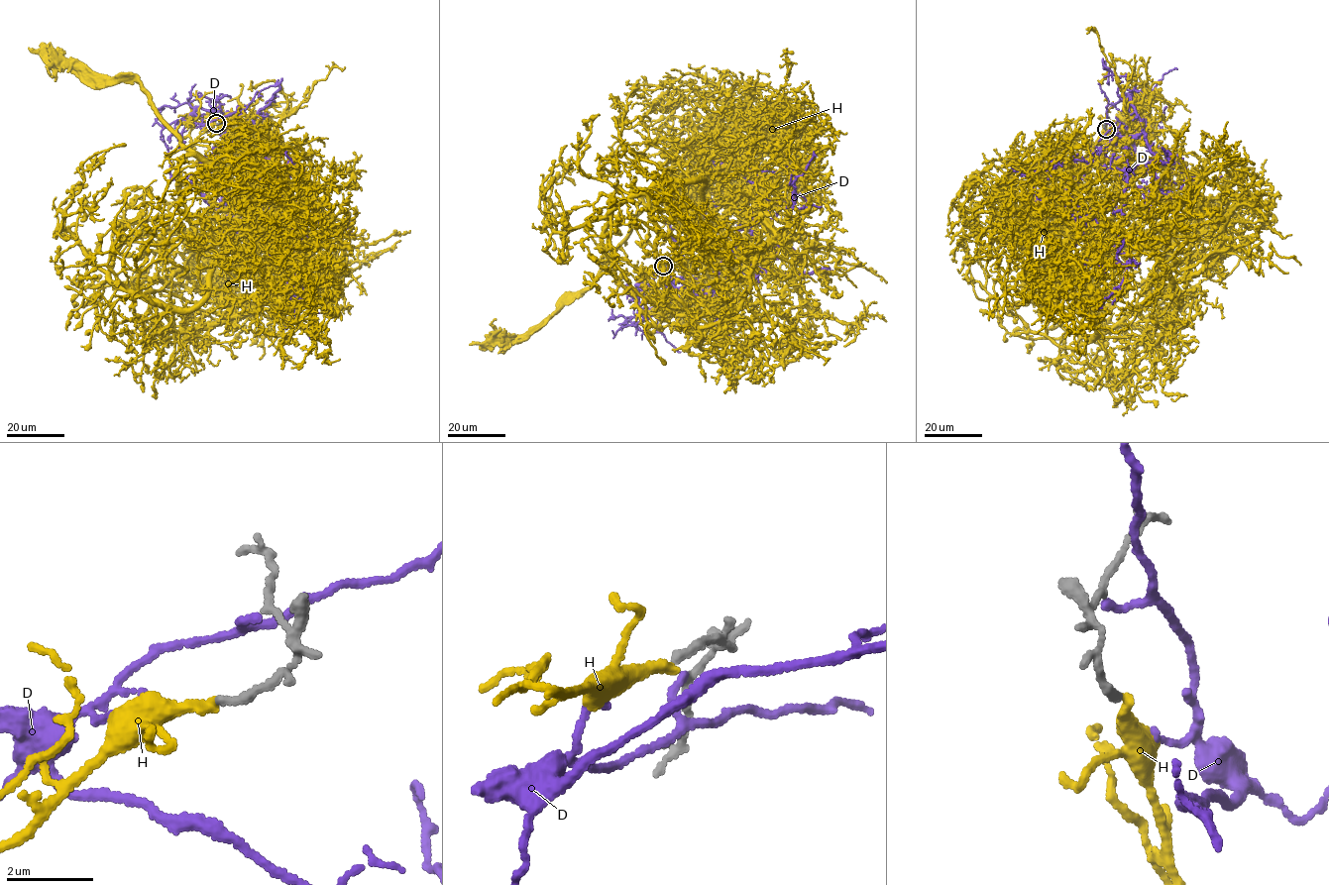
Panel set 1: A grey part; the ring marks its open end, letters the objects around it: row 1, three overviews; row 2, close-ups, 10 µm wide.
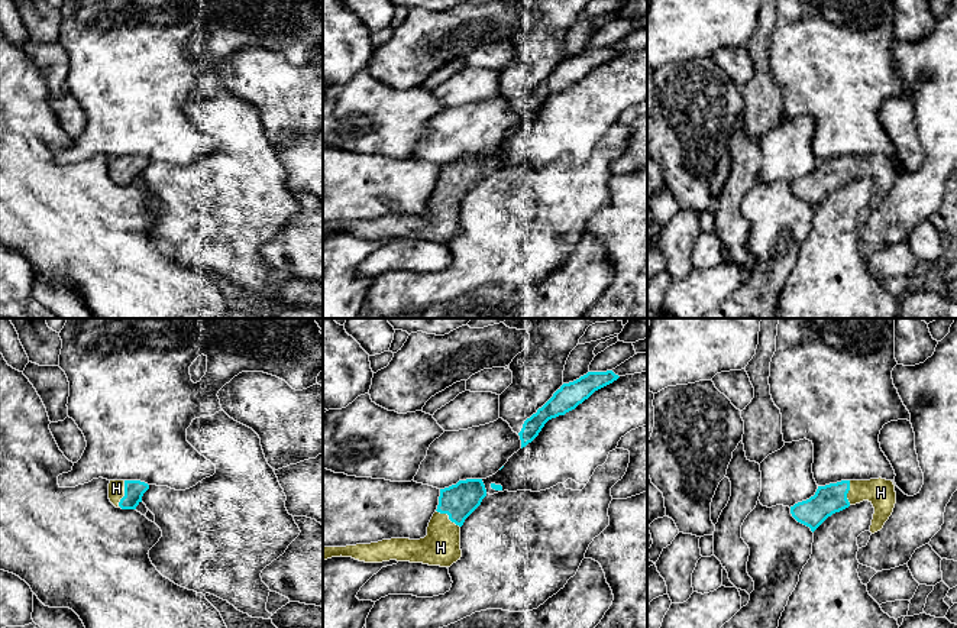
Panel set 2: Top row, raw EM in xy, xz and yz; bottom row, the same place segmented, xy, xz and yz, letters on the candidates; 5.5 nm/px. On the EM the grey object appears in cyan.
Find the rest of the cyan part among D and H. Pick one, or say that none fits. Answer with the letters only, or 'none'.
H

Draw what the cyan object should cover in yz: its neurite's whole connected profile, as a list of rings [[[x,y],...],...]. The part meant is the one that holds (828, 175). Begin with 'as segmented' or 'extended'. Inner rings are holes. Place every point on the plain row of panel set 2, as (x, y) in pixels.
extended; [[[841,156],[818,162],[814,172],[791,182],[792,192],[814,208],[828,192],[850,181],[869,177],[873,184],[870,208],[880,207],[893,188],[896,168],[892,156]]]

